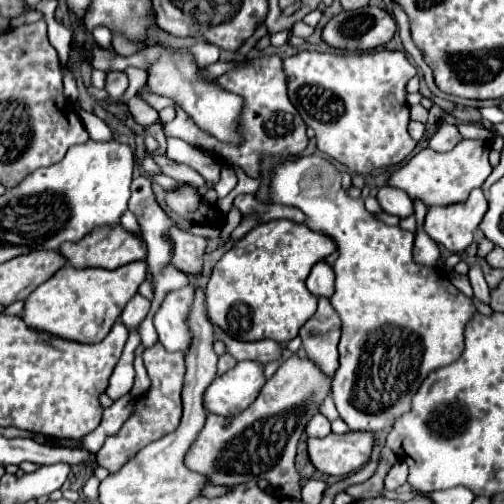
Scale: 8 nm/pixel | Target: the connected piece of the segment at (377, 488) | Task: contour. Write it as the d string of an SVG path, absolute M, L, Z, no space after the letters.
M380 459L378 471L376 471L368 481L364 481L364 483L360 483L360 485L350 485L350 487L346 489L346 493L348 493L354 501L372 499L372 497L382 497L382 491L384 491L384 483L382 483L382 481L384 481L384 475L388 473L388 469L390 469L390 465Z

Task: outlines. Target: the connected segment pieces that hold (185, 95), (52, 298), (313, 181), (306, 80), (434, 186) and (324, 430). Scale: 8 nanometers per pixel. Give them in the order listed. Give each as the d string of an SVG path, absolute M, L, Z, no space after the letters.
M162 55L148 75L148 87L158 93L176 99L176 103L196 121L196 125L210 135L216 135L220 141L232 141L238 143L240 137L236 135L236 119L240 119L242 109L242 97L228 93L220 87L216 87L212 81L198 79L198 67L190 55Z
M146 261L128 263L112 271L92 267L76 269L66 265L26 297L22 319L28 323L28 327L50 331L64 339L74 339L80 343L102 341L110 333L112 325L120 319L128 299L132 299L132 295L138 293L140 283L146 281L146 273Z
M308 155L308 157L298 157L298 159L290 159L286 163L280 163L274 173L272 173L272 183L270 183L270 197L274 203L282 203L282 205L294 205L298 209L302 209L306 213L306 225L314 231L322 231L326 235L330 235L336 245L338 245L338 259L336 263L332 265L334 267L334 273L336 273L336 291L334 295L330 297L330 303L332 307L338 311L340 319L342 319L342 337L340 337L340 345L338 345L338 351L340 351L340 365L336 369L336 375L334 375L334 383L332 383L332 399L336 403L336 409L340 413L340 417L346 421L346 425L352 429L352 431L380 431L380 429L390 429L392 423L396 423L396 419L400 419L400 415L408 413L412 409L412 395L416 395L416 391L420 389L420 383L428 377L428 373L440 369L440 367L446 367L450 363L454 363L460 355L462 355L462 349L464 349L464 331L466 331L466 325L472 321L472 317L478 313L474 301L470 297L466 297L460 289L456 289L448 275L446 273L440 273L436 267L420 267L420 263L416 265L414 259L412 259L412 243L414 243L414 233L410 231L404 231L400 227L390 227L378 219L374 219L366 209L364 209L364 201L358 201L358 199L352 199L350 195L344 193L342 185L342 175L340 171L324 157L320 155Z
M372 49L364 53L320 53L300 51L284 59L284 71L288 81L290 103L298 109L300 117L316 133L316 145L322 153L336 159L350 169L352 175L368 175L376 167L402 163L416 141L408 135L408 105L406 83L416 75L416 67L410 65L402 51Z
M462 139L448 153L436 153L430 151L430 147L426 147L418 155L414 155L406 165L398 167L388 183L392 187L406 191L412 199L422 199L428 207L466 201L470 191L482 187L492 171L488 163L488 153L490 153L488 141L472 141L472 139Z
M314 415L312 421L306 425L308 437L326 437L330 433L330 421L324 415Z

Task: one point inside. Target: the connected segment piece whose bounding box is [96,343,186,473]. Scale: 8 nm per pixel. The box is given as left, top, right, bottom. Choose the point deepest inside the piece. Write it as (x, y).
(158, 413)

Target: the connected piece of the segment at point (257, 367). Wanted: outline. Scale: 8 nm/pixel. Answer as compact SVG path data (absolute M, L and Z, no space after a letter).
M240 361L232 371L216 377L204 393L204 407L216 415L238 415L248 409L266 383L262 363Z

